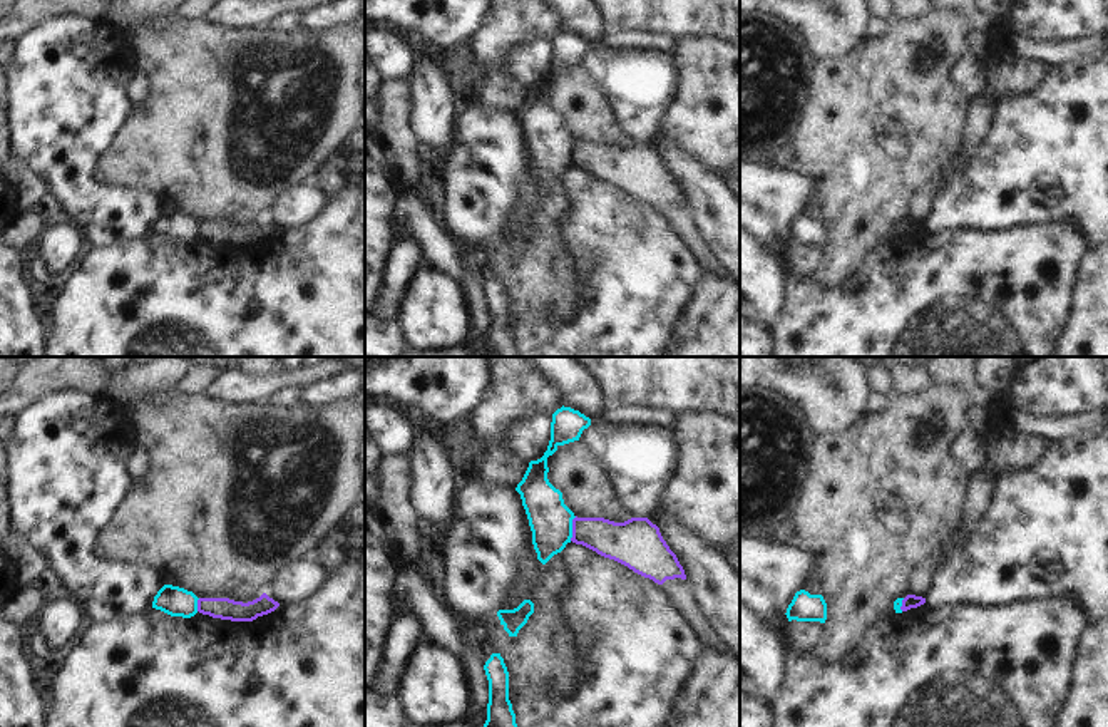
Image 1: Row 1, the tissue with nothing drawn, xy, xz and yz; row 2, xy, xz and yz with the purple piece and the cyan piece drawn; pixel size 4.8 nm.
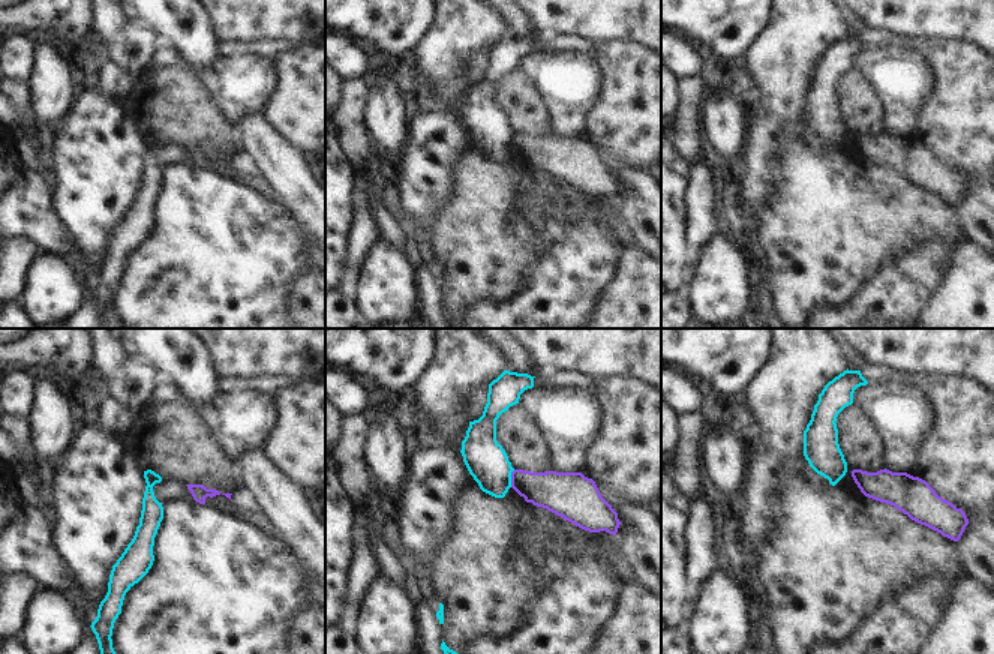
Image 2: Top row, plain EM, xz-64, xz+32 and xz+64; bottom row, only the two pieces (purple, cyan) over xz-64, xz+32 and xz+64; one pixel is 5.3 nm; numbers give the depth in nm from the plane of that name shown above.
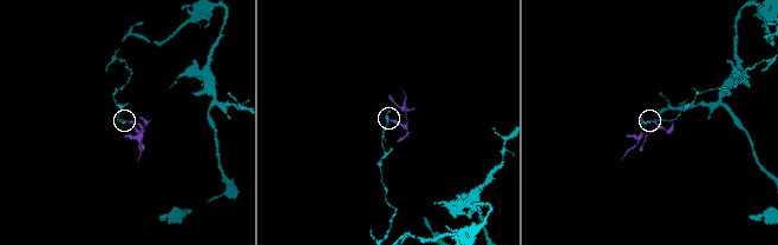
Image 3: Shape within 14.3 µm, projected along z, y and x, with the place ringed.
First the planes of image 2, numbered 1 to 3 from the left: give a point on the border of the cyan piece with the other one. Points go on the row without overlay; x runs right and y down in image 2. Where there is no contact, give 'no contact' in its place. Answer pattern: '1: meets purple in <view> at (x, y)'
1: no contact
2: meets purple in xz+32 at (511, 143)
3: no contact

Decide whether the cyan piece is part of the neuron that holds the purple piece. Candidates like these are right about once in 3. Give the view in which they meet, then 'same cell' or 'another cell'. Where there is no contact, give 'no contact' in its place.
xz | another cell

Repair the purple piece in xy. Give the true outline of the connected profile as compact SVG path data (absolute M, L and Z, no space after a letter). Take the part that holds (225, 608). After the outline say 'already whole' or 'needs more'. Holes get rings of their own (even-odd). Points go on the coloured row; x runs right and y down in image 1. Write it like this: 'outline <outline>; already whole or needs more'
outline M263 593L259 598L243 603L229 598L199 598L197 611L213 618L231 621L253 621L280 606L278 601Z; already whole

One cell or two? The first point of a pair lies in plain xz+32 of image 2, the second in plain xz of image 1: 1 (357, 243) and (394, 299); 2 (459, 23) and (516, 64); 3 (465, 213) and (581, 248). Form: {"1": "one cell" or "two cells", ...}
{"1": "one cell", "2": "two cells", "3": "two cells"}

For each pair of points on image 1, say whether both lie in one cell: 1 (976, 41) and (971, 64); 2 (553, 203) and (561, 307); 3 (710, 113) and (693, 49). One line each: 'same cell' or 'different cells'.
1: different cells
2: same cell
3: same cell

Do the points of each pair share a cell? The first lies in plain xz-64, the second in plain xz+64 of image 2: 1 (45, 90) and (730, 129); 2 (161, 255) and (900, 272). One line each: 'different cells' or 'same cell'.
1: same cell
2: same cell

